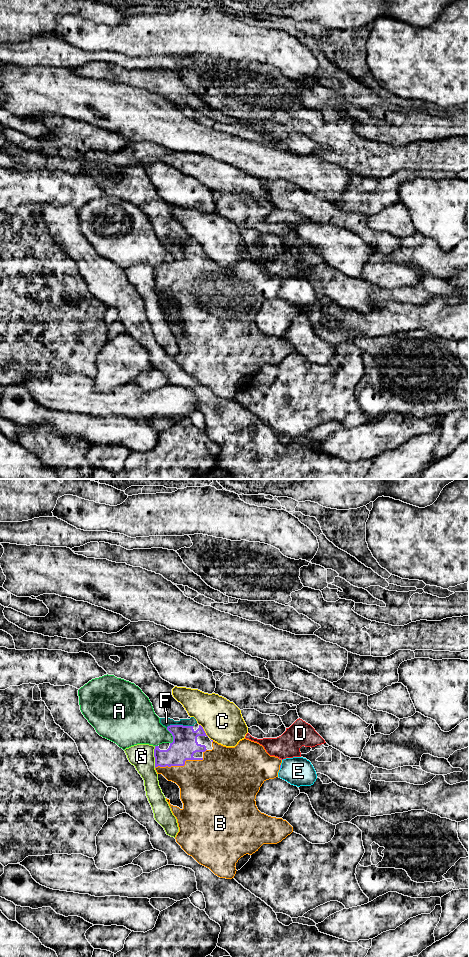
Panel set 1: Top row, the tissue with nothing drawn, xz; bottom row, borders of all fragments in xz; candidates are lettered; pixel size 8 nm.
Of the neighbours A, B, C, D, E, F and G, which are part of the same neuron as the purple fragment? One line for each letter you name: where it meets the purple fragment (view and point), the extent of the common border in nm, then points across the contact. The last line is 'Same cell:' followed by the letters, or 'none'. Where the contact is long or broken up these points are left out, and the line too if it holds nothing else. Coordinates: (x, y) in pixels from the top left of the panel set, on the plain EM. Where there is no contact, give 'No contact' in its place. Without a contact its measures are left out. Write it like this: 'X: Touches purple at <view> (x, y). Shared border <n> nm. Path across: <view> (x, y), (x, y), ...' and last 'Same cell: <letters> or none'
B: Touches purple at xz (180, 285). Shared border 400 nm
F: Touches purple at xz (179, 245). Shared border 220 nm. Path across: xz (184, 265), (184, 255), (179, 245), (171, 245), (166, 242)
Same cell: B, F

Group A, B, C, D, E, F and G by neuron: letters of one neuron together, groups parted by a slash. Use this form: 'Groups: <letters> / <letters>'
Groups: A / B F / C / D / E / G

